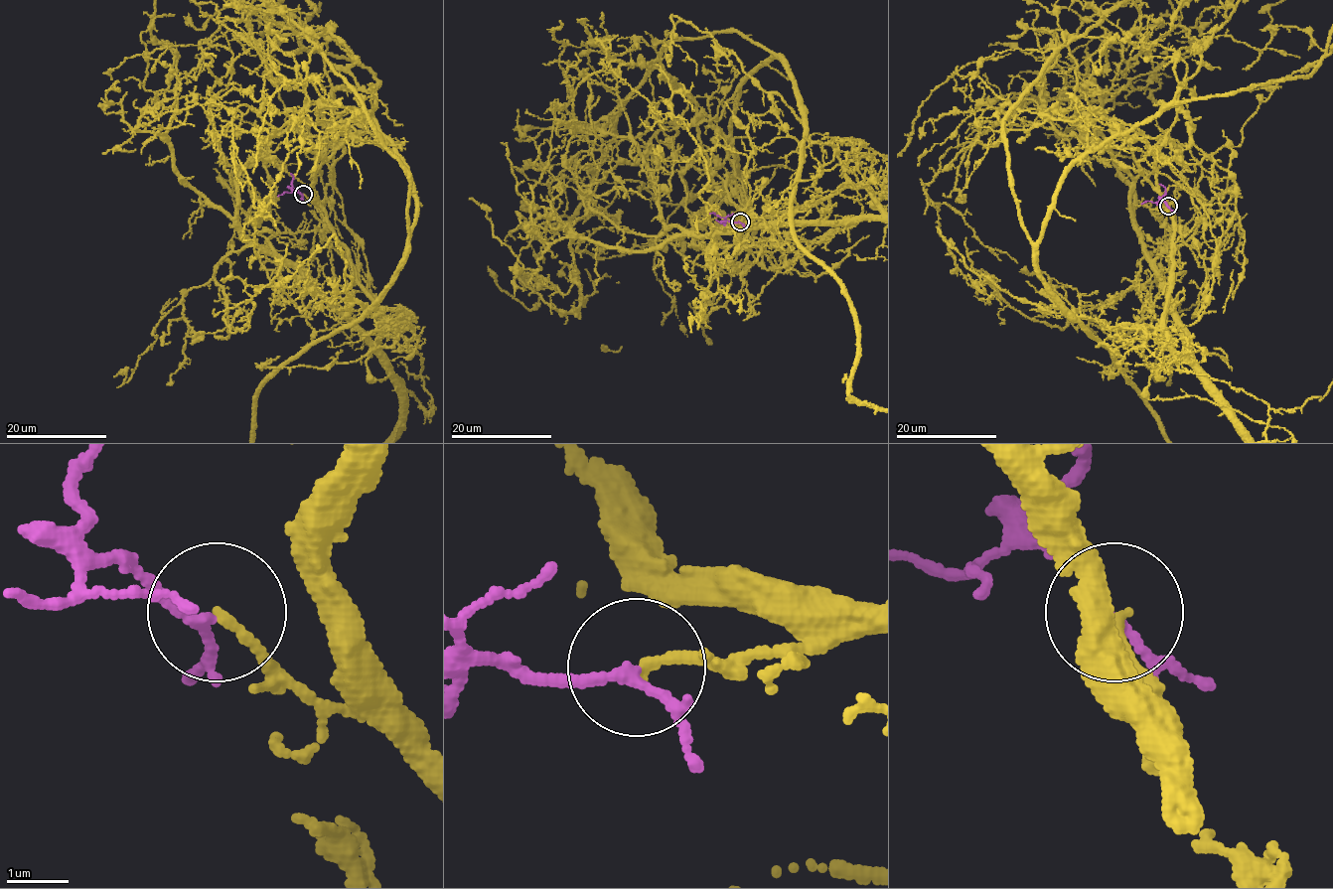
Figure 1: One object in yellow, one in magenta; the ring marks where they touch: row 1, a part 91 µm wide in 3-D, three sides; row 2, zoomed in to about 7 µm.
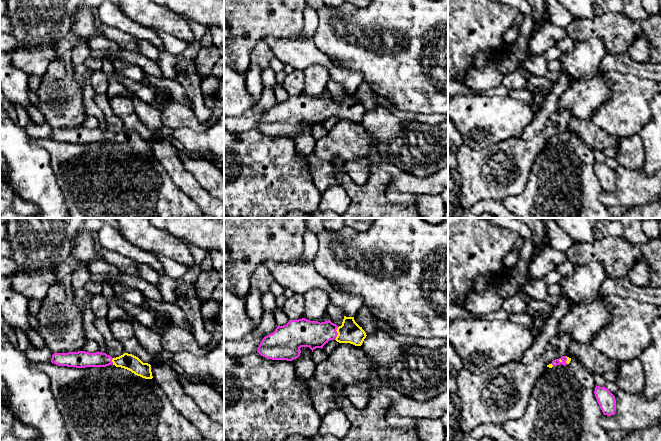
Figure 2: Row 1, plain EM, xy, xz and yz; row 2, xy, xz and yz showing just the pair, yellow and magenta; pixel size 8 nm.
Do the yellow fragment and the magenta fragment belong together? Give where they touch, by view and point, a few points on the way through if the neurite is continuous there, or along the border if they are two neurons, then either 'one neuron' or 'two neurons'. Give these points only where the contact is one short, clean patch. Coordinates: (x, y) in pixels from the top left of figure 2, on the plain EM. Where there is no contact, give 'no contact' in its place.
contact xz (337, 108); way xz (350, 108), (337, 108), (313, 110); one neuron

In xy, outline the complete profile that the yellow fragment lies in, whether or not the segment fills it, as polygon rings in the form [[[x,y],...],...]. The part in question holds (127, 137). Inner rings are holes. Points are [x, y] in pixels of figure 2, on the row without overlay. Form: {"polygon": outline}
{"polygon": [[[85,127],[54,129],[51,138],[59,142],[85,144],[85,143],[106,143],[115,141],[127,145],[137,152],[145,155],[152,155],[151,141],[143,139],[138,133],[124,129],[112,134],[106,129],[89,129]]]}

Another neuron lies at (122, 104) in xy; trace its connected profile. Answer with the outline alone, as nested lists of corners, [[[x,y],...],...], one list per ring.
[[[120,93],[109,98],[109,102],[114,113],[122,120],[125,129],[138,133],[143,139],[150,140],[152,132],[137,115],[130,96]]]

